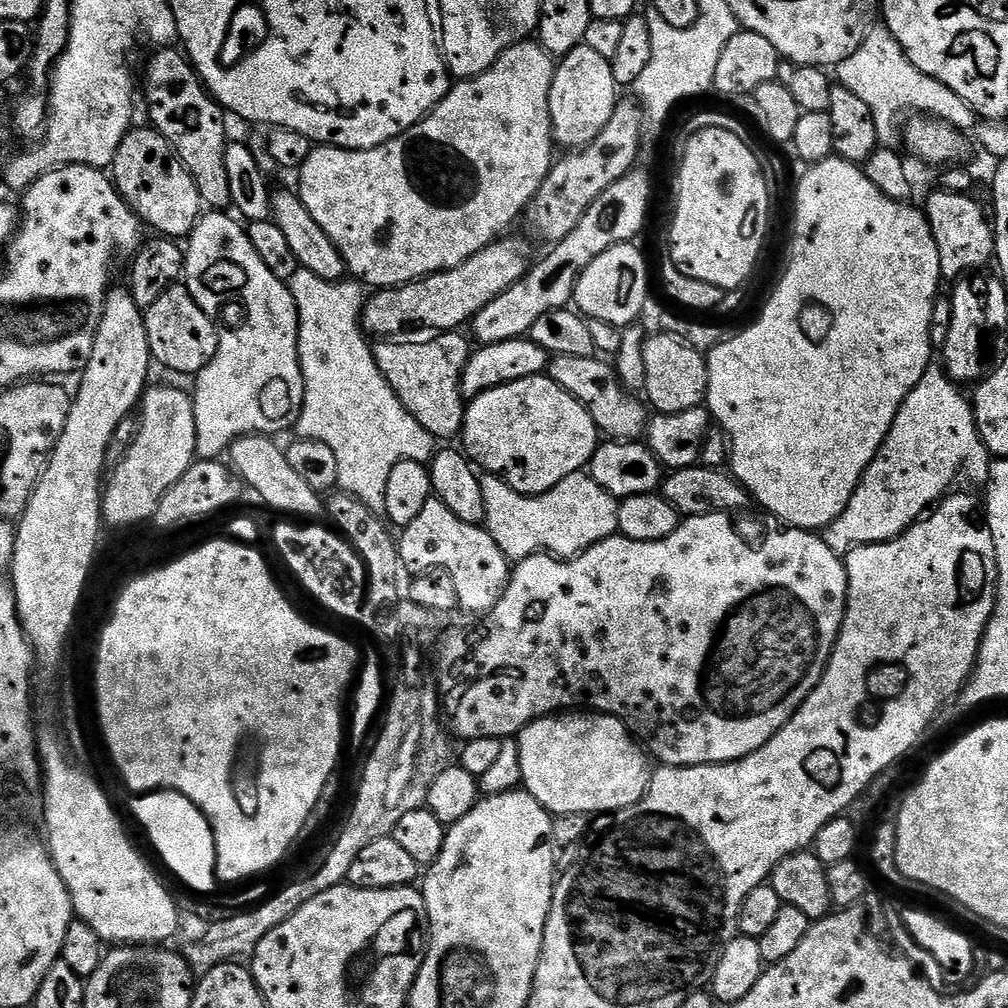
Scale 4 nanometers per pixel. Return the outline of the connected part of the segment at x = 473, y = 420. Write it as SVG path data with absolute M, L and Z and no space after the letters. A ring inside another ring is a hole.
M541 374L503 384L471 397L464 410L463 440L463 451L477 469L483 470L487 475L497 476L503 484L510 486L518 494L537 496L558 486L562 478L587 469L602 436L584 405L577 402L566 390L562 390L558 382Z

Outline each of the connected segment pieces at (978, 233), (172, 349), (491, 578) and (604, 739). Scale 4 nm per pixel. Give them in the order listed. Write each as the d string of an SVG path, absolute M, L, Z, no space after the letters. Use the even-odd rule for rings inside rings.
M936 190L936 193L934 193L933 196L929 198L928 205L923 205L922 208L924 215L928 218L928 225L930 226L930 230L932 231L932 237L934 238L934 246L938 246L938 266L940 267L941 277L943 277L943 279L948 282L955 282L969 274L976 274L981 270L987 269L984 267L986 267L988 263L990 265L993 263L996 254L996 233L994 231L993 221L990 219L989 213L986 211L986 208L986 213L984 213L983 206L980 205L974 197L975 195L969 194L967 192L946 192L943 190Z
M183 283L172 284L166 294L162 294L162 298L158 298L158 302L144 312L144 325L152 359L182 374L195 377L212 361L218 350L220 336L216 333L216 323L200 309L198 302L194 302Z
M438 499L428 500L418 518L399 533L398 547L401 565L412 574L428 574L435 569L450 574L457 590L458 605L465 613L488 613L508 585L510 562L502 550L498 550L498 542L490 538L488 529L462 522L462 518L455 516Z
M572 710L567 714L543 716L518 733L522 784L532 797L553 814L562 812L621 812L634 806L646 794L650 779L649 757L628 727L617 718L591 710Z

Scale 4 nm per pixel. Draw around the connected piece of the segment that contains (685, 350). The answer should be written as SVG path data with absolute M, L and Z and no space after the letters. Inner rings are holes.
M657 331L652 335L645 339L642 350L642 359L646 362L646 382L642 392L647 403L653 409L656 407L657 413L666 414L701 407L708 398L708 362L705 353L692 348L677 336L671 336L669 332Z

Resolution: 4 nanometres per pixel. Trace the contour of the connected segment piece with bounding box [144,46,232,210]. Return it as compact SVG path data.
M164 46L157 52L160 53L149 62L148 73L144 76L144 100L149 104L151 127L166 138L176 157L186 166L190 178L194 178L201 205L208 210L231 209L230 178L226 178L224 153L230 143L228 124L224 121L225 109L212 99L191 60L179 47Z

